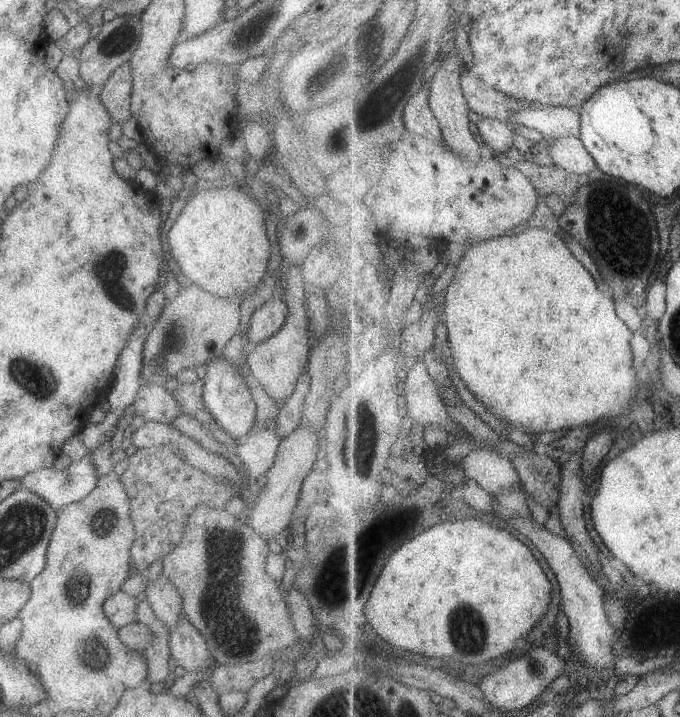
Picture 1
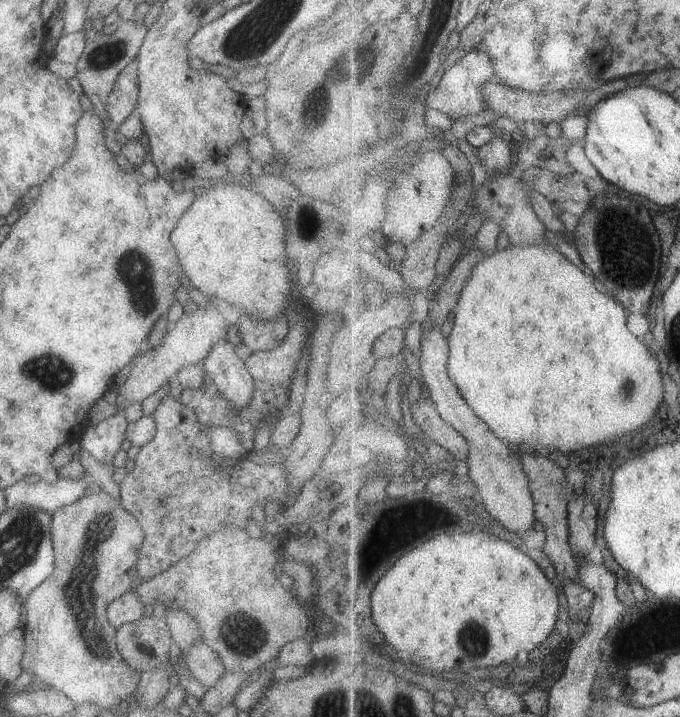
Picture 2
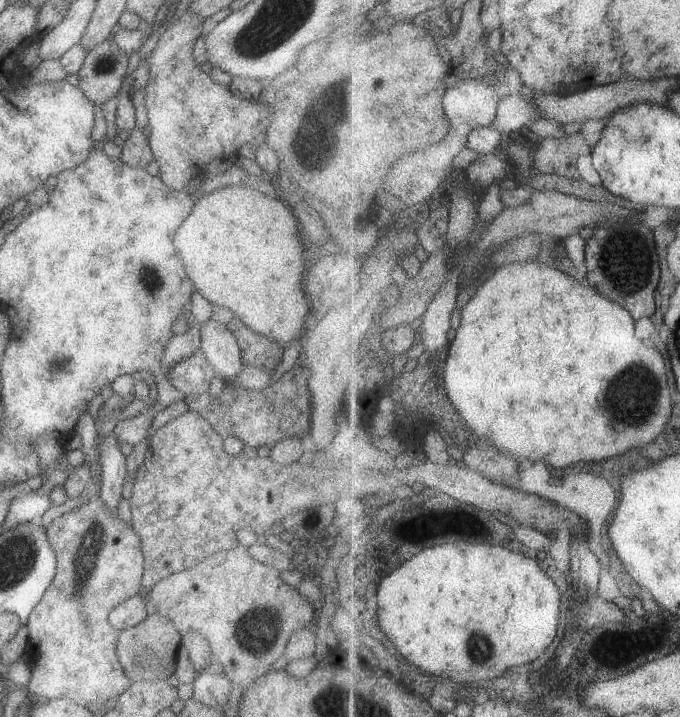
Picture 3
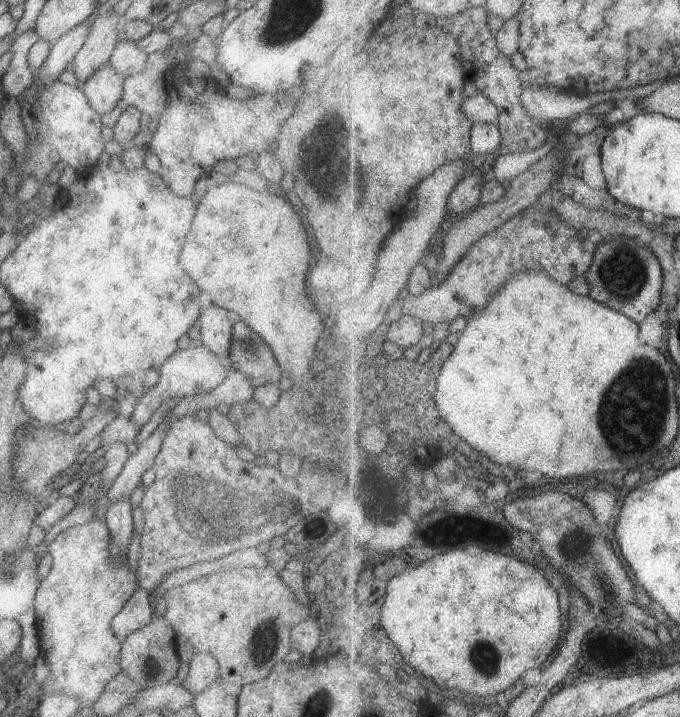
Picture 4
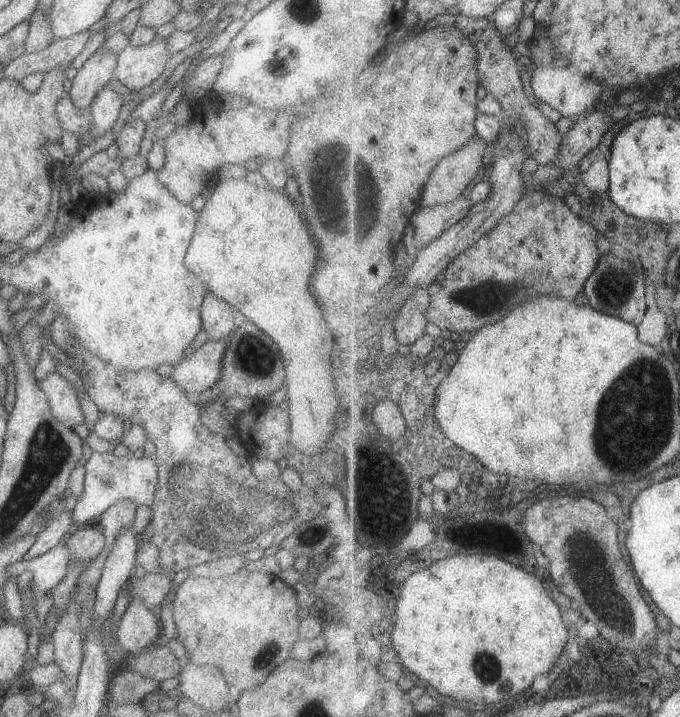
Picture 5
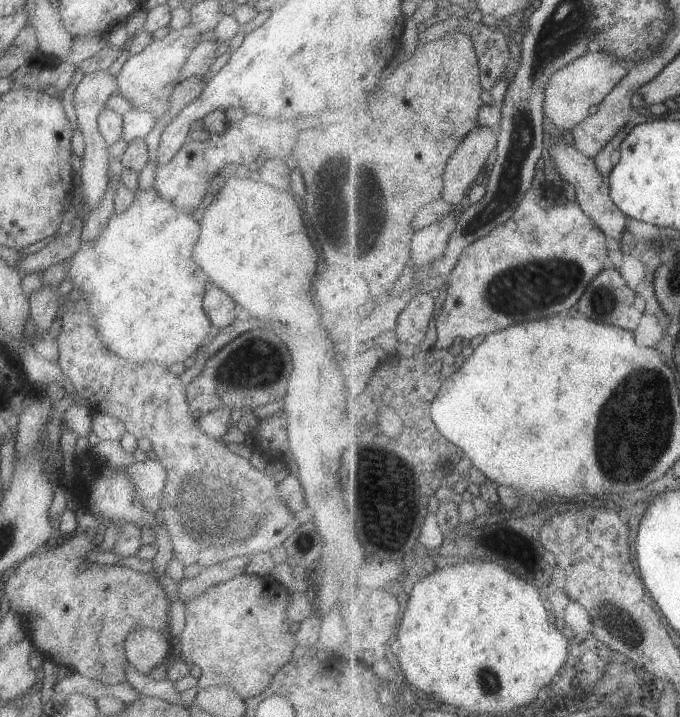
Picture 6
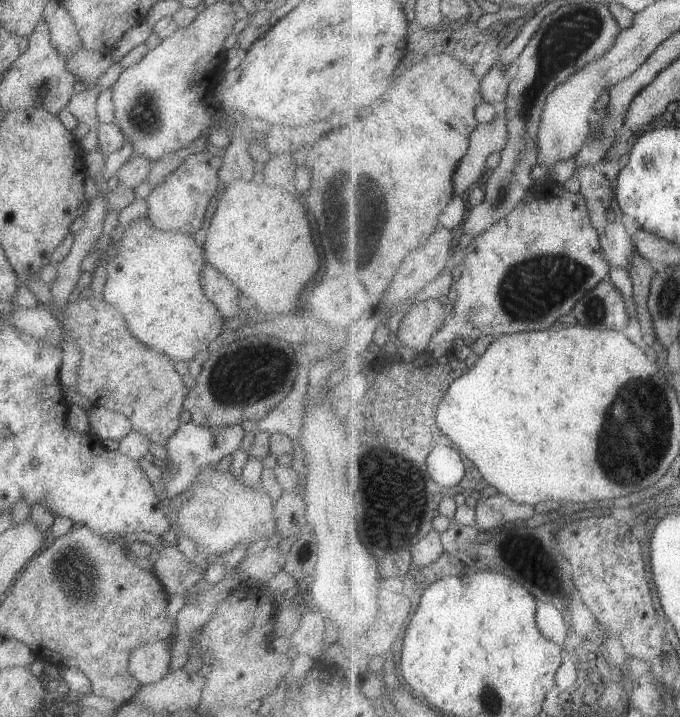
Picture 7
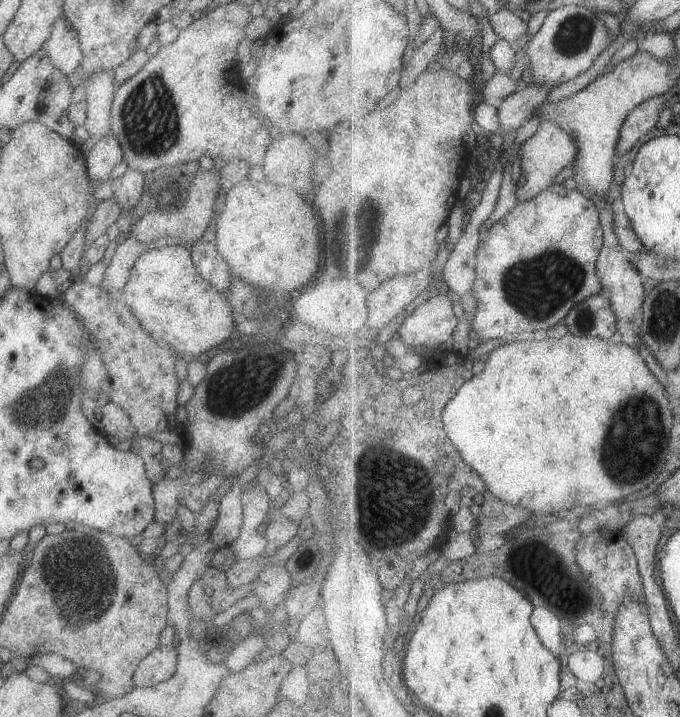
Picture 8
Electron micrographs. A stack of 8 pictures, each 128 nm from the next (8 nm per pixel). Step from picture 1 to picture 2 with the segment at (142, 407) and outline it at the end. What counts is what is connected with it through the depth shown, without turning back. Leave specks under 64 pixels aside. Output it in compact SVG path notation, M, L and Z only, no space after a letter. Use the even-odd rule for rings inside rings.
M170 394L153 404L153 412L149 415L156 425L154 438L139 448L139 454L133 458L133 468L118 483L120 504L142 529L142 546L135 562L137 578L149 580L164 572L171 564L184 558L201 536L209 534L219 524L243 526L249 516L249 508L253 502L273 500L278 504L285 502L284 496L291 493L286 486L284 467L282 464L257 464L253 458L242 463L232 459L221 458L210 452L209 442L204 428L198 422L191 408L184 406Z

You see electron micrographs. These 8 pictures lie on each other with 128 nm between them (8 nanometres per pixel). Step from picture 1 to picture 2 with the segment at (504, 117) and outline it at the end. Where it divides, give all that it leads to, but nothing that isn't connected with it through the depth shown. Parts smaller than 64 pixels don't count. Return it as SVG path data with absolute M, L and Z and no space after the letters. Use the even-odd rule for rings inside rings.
M491 80L482 86L482 98L484 99L485 109L491 110L495 115L511 119L517 124L523 124L527 121L534 121L549 125L551 122L559 123L568 115L577 115L575 108L577 106L584 108L586 115L591 109L602 100L605 96L617 92L623 88L623 80L615 80L611 84L605 84L603 88L594 92L561 92L561 93L529 93L520 89L510 88L498 80Z

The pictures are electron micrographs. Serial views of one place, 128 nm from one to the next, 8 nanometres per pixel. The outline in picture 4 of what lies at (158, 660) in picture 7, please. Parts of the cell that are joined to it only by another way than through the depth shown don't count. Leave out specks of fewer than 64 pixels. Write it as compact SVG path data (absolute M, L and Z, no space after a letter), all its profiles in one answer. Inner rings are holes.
M140 586L129 596L125 605L113 616L110 626L115 637L121 642L125 638L147 624L153 618L153 603L149 603L149 594Z

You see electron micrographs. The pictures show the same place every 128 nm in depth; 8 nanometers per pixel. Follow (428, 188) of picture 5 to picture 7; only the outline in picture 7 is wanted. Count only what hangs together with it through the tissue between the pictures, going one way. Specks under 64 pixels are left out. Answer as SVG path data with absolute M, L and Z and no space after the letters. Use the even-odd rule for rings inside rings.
M506 112L499 114L490 124L478 124L471 134L469 151L460 161L452 179L457 197L477 184L487 168L487 158L494 152L502 152L507 147L508 137Z

